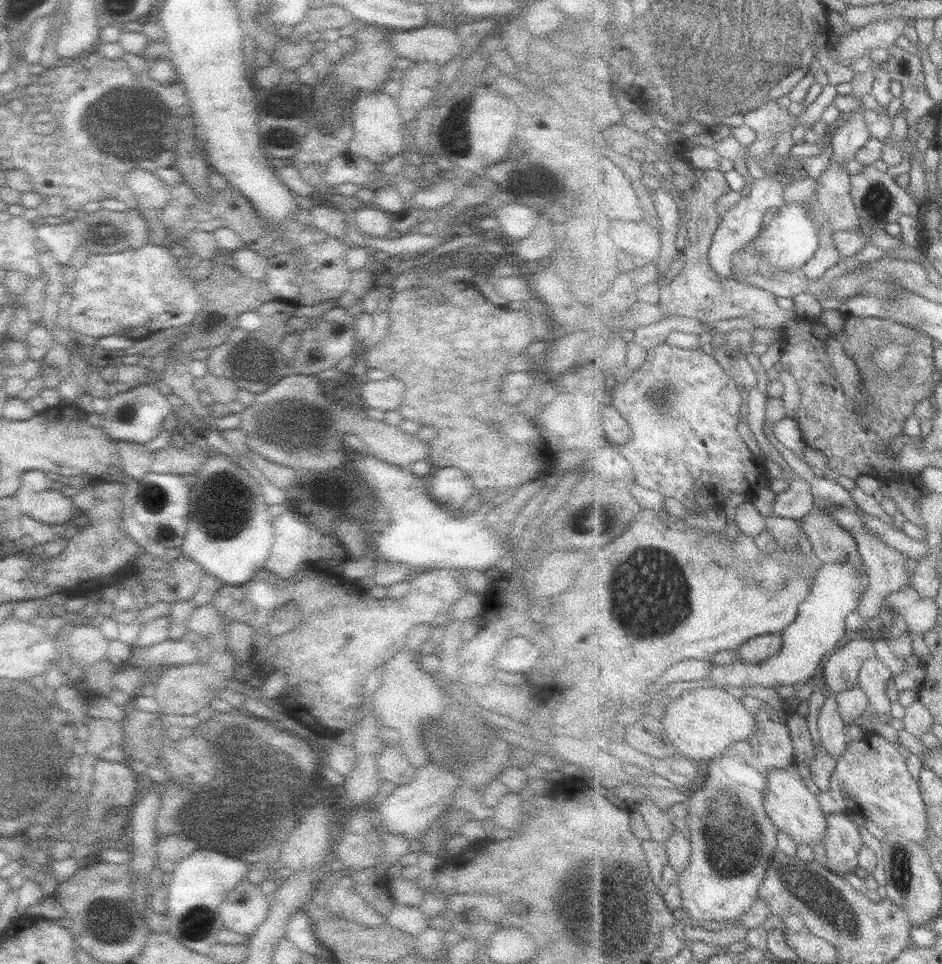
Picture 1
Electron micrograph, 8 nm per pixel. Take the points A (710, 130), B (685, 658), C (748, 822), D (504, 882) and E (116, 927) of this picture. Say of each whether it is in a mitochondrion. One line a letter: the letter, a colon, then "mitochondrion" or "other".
A: other
B: other
C: mitochondrion
D: other
E: mitochondrion

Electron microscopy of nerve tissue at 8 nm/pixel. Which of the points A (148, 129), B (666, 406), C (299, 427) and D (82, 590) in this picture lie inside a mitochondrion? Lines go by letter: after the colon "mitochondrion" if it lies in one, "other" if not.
A: mitochondrion
B: mitochondrion
C: mitochondrion
D: other

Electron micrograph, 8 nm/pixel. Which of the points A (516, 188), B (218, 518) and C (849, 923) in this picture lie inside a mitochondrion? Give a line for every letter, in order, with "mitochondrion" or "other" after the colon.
A: other
B: mitochondrion
C: mitochondrion

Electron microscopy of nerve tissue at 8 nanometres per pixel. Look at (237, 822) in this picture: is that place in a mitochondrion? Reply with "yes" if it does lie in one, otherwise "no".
yes

